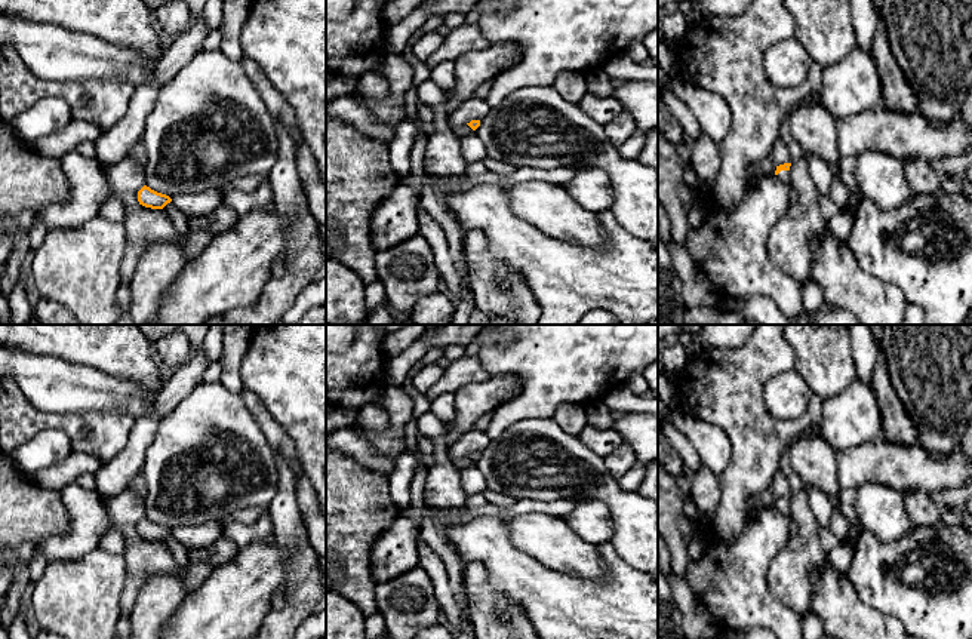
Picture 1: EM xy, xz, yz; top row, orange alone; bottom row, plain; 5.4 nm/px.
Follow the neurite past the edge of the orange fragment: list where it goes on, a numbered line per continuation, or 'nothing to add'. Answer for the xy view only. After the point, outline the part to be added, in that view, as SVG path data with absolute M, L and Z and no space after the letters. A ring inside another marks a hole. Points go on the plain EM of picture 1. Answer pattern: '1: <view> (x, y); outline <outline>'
nothing to add

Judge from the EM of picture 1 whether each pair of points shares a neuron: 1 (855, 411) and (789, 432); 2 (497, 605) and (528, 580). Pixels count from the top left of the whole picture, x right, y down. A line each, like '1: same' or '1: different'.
1: different
2: different

